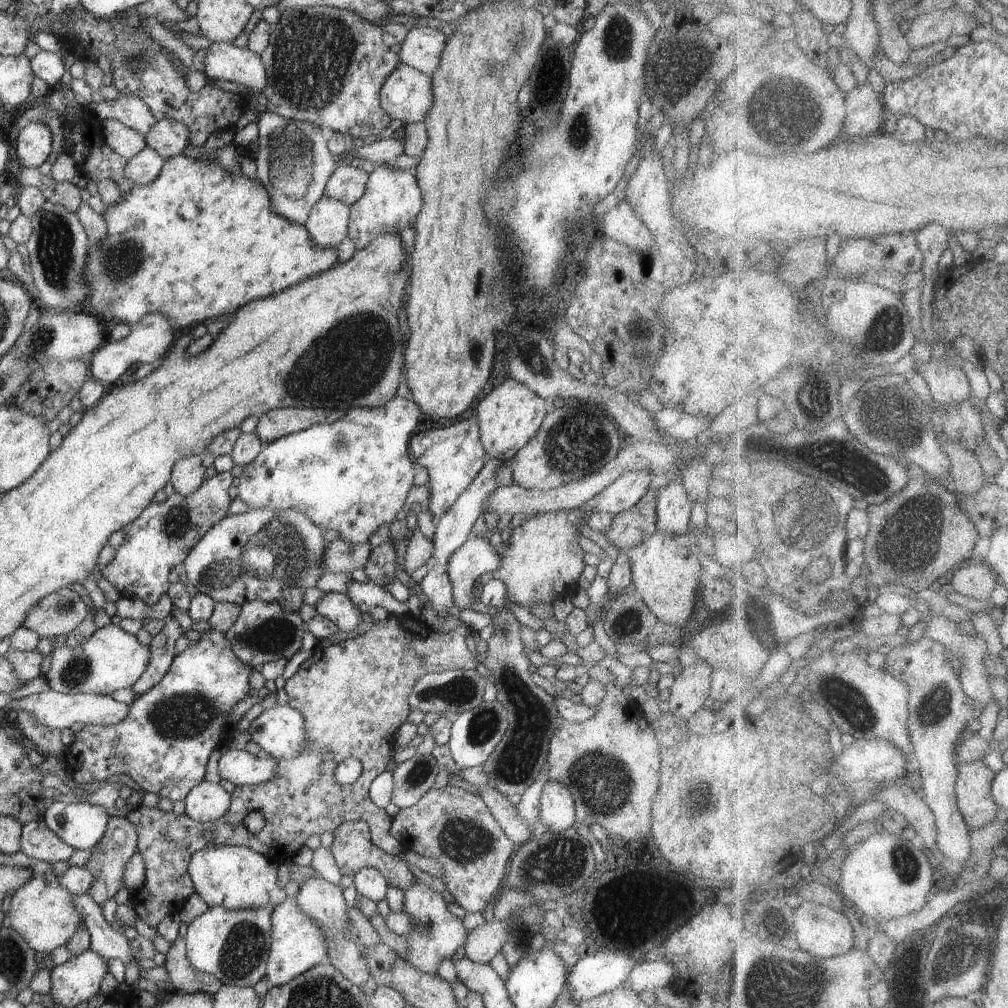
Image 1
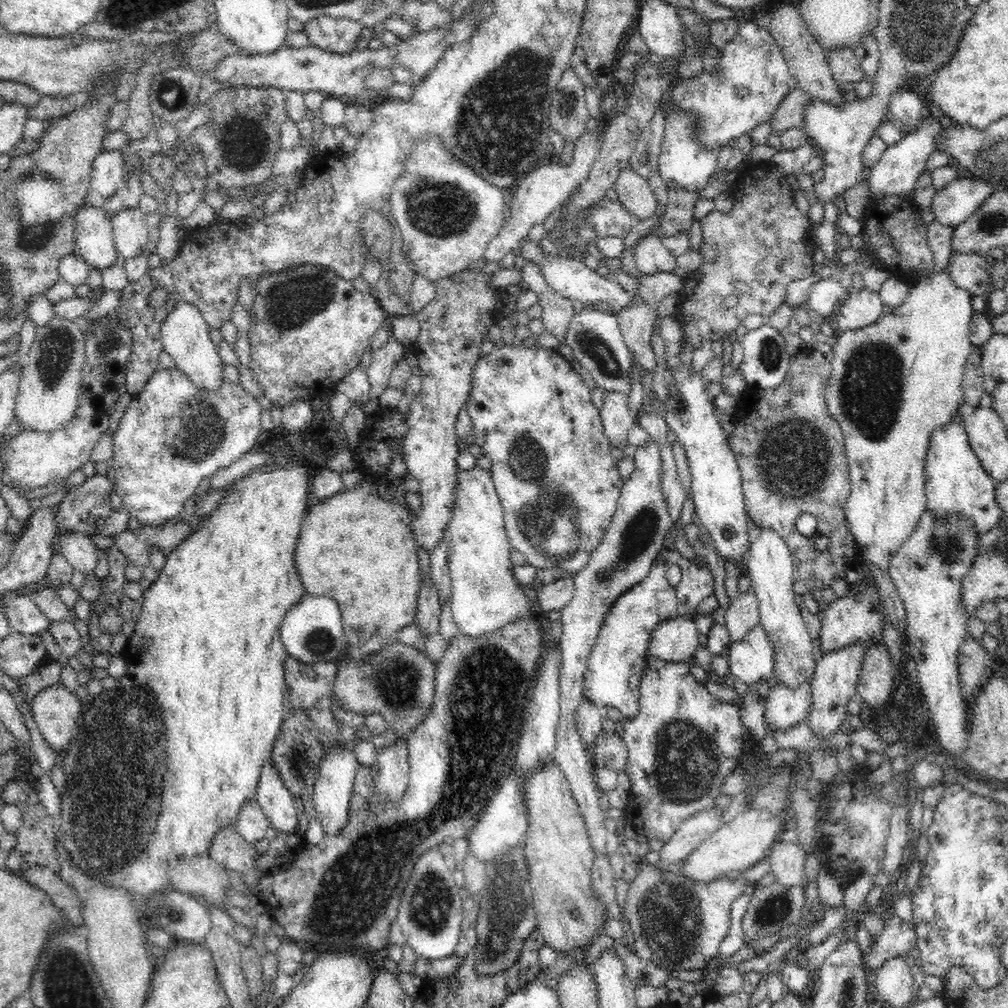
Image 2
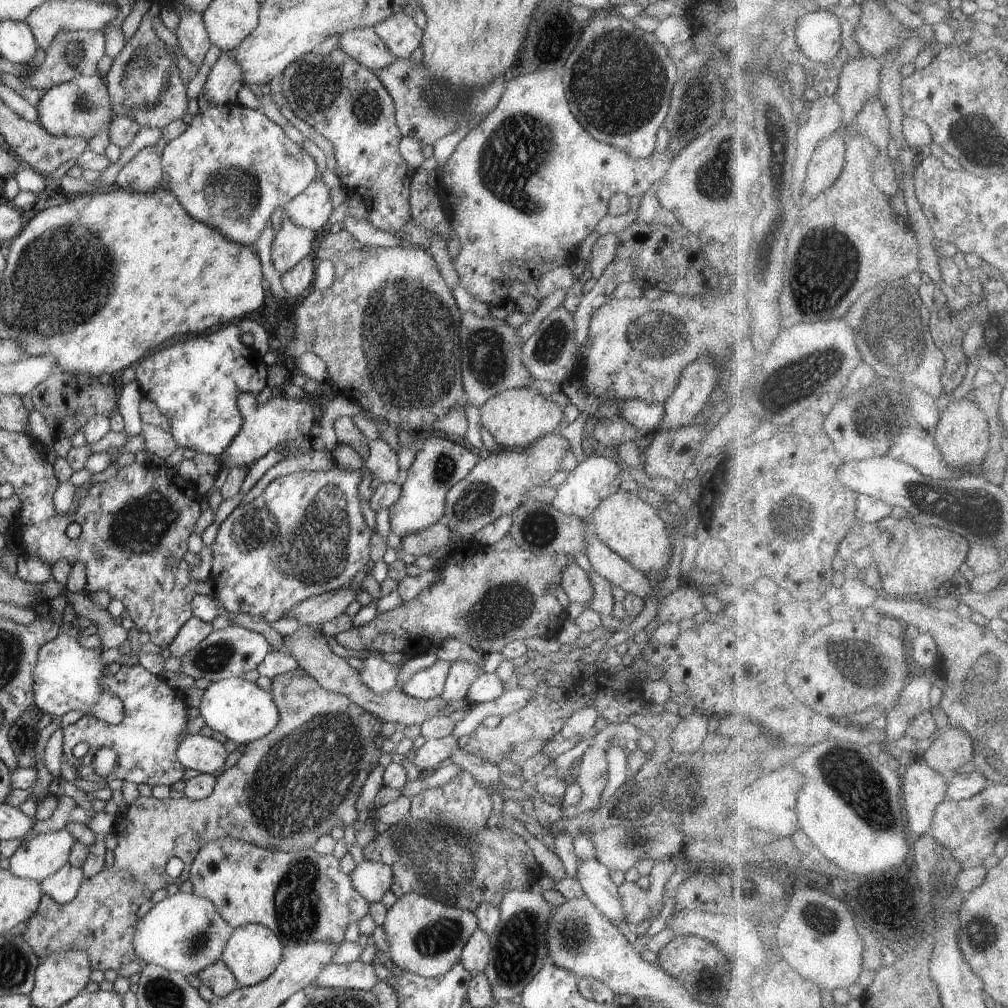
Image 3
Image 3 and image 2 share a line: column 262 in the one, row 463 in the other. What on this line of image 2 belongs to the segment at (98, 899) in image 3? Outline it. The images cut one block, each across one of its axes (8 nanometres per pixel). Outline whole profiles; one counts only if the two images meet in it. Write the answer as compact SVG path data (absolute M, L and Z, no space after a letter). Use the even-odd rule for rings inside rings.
M816 350L796 354L790 360L788 374L778 388L764 390L758 396L752 410L744 408L738 417L731 414L732 430L728 431L728 446L742 475L741 485L747 516L759 528L771 528L788 545L794 559L793 591L803 595L813 590L824 590L832 580L846 580L846 571L858 560L856 539L848 528L846 502L850 496L849 467L842 429L838 421L829 414L825 390L831 374L831 357ZM808 512L817 520L815 535L822 534L831 539L830 551L818 552L814 549L814 539L802 535L796 529L798 516Z

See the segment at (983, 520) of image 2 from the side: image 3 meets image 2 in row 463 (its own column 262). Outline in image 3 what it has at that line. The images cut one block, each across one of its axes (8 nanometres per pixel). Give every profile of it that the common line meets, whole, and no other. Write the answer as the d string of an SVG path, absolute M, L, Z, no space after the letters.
M255 923L246 924L233 930L221 961L234 974L238 987L250 987L272 975L281 962L283 948L282 942L268 928Z

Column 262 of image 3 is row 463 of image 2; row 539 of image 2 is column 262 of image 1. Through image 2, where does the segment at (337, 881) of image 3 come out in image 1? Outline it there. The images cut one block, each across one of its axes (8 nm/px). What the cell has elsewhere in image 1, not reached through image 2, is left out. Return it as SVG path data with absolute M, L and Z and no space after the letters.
M211 845L194 852L187 868L196 894L210 908L221 906L232 910L278 906L287 900L280 888L279 865L259 852L234 845Z

